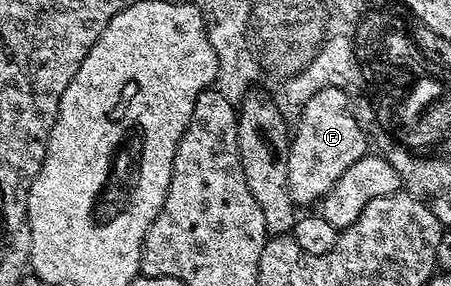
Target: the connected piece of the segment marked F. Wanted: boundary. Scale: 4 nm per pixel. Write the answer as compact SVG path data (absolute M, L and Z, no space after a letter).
M326 87L299 110L289 149L289 189L297 205L318 204L341 181L341 175L362 155L368 154L369 140L351 111L349 97L339 87Z

